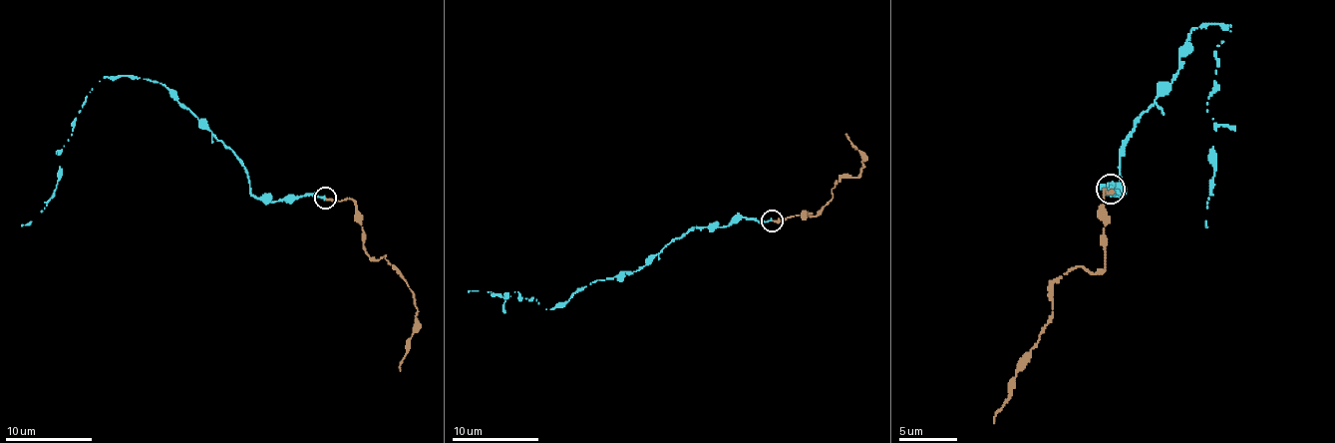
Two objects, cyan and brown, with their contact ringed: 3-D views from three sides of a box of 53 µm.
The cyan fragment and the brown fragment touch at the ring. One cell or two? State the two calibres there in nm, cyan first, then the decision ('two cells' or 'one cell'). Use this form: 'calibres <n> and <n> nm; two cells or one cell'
calibres 240 and 240 nm; one cell

